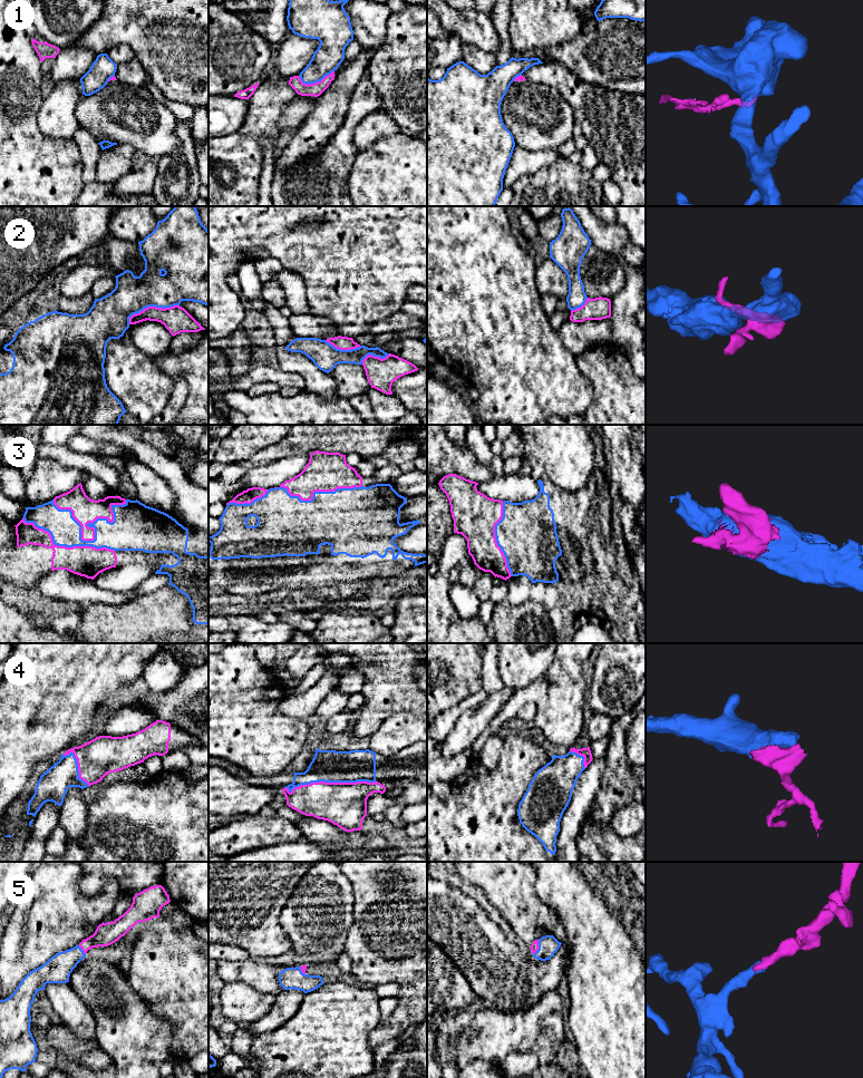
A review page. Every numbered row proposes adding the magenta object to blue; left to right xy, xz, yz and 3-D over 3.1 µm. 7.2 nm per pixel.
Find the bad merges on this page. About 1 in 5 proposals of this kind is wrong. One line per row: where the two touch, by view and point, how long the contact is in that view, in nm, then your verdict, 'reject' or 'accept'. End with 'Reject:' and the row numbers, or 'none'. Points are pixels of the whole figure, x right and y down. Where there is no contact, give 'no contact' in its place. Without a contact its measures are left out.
1: meets blue in xz at (314, 83); contact 260 nm long; reject
2: meets blue in xy at (151, 306); contact 400 nm long; reject
3: meets blue in xy at (95, 532); contact 550 nm long; accept
4: meets blue in xz at (329, 782); contact 650 nm long; accept
5: meets blue in yz at (539, 948); contact 120 nm long; accept
Reject: 1, 2

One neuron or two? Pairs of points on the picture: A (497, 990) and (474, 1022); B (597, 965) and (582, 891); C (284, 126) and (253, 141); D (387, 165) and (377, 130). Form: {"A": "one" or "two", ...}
{"A": "two", "B": "one", "C": "two", "D": "two"}

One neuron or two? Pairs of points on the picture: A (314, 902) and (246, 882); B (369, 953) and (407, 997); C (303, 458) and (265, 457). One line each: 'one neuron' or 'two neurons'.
A: two neurons
B: one neuron
C: two neurons

